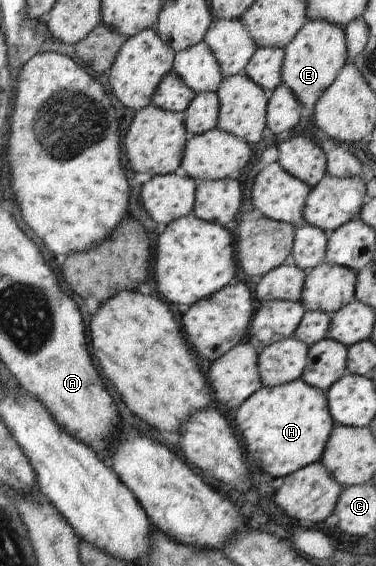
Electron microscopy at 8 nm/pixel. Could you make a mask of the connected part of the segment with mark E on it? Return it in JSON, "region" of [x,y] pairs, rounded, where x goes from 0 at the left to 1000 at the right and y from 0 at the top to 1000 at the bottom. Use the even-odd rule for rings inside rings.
{"region":[[[819,34],[755,88],[750,147],[779,163],[801,189],[835,193],[854,168],[928,108],[915,49],[870,37]]]}

